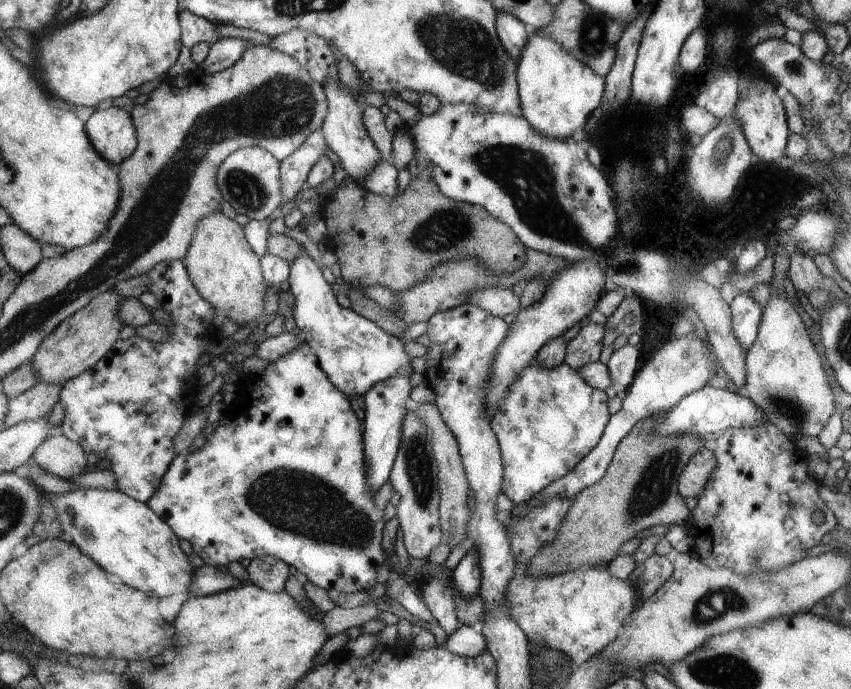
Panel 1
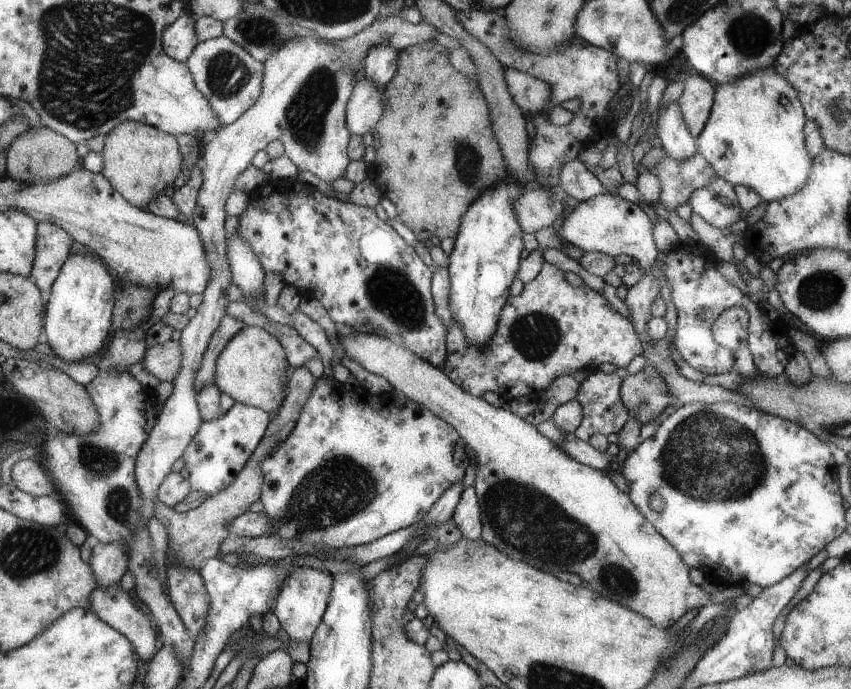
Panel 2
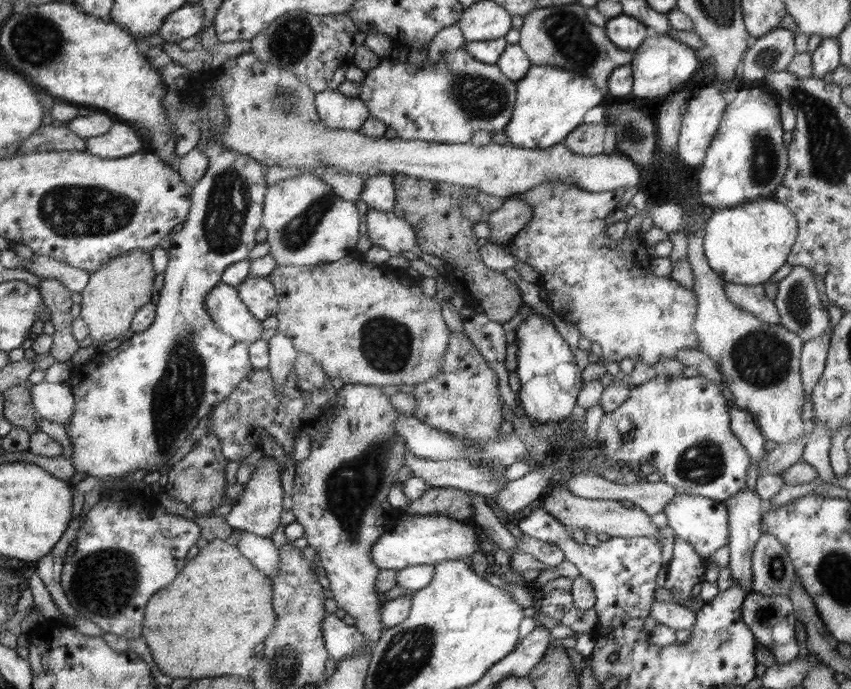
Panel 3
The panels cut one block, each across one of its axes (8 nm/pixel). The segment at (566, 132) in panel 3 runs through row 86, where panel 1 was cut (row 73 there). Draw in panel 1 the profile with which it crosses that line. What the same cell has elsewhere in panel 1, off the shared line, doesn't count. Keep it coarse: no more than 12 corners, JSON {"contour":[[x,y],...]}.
{"contour":[[497,11],[522,114],[568,139],[604,103],[605,76]]}

